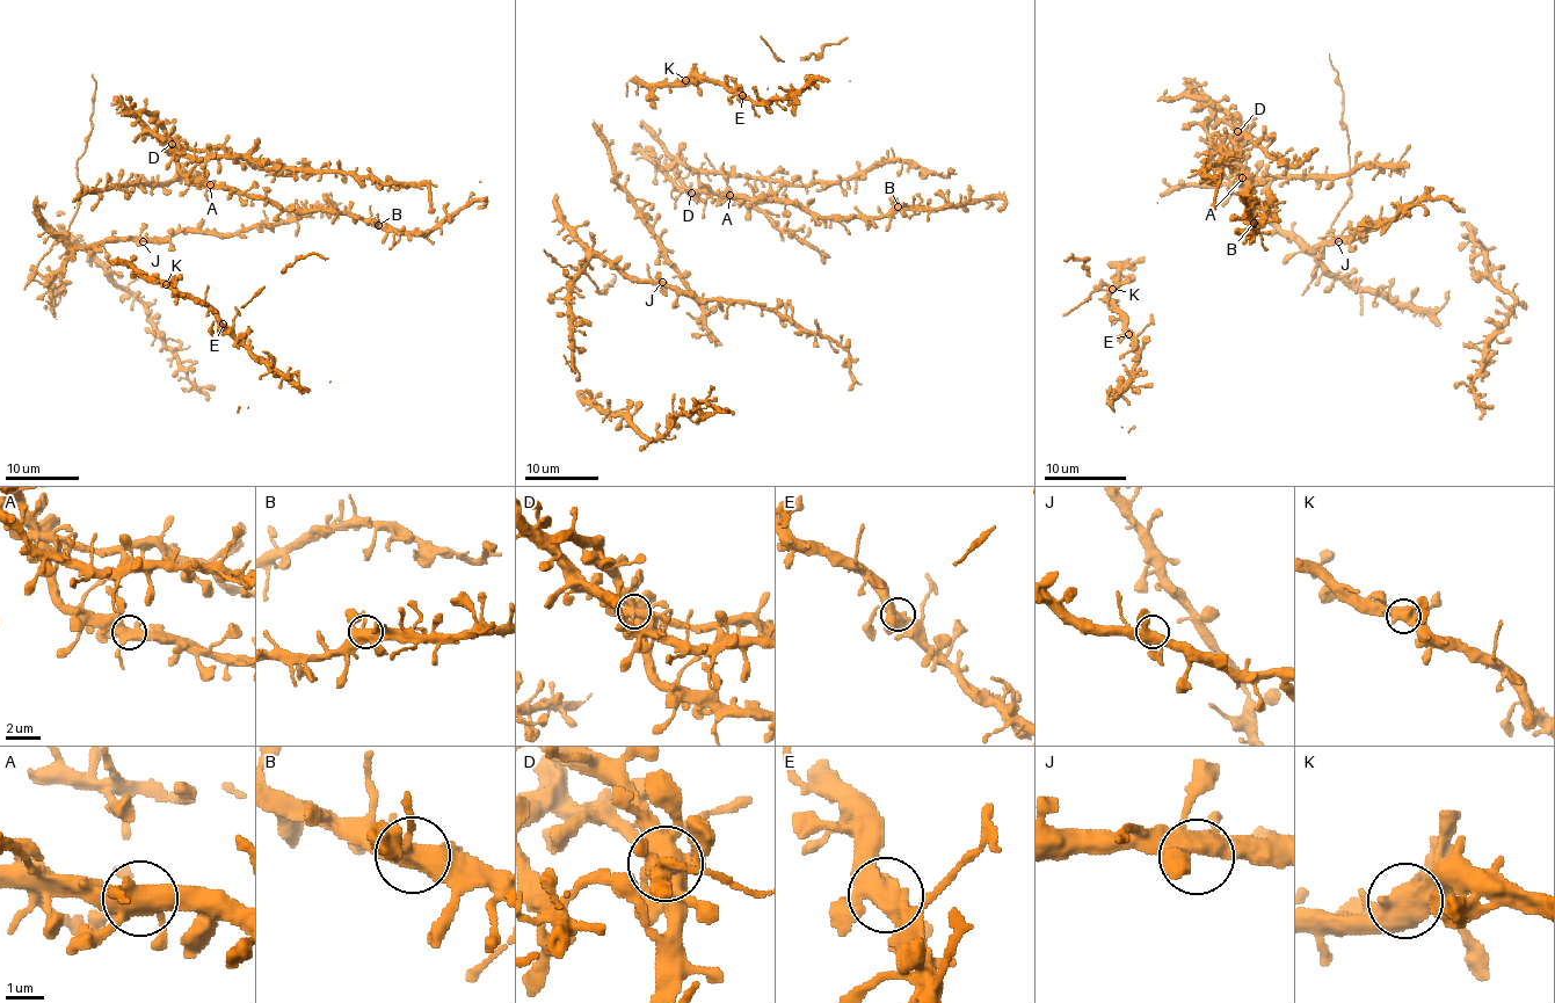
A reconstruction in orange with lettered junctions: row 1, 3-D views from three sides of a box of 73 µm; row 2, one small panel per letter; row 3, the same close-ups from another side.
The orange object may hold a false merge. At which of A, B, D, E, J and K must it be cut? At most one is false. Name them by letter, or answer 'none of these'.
none of these

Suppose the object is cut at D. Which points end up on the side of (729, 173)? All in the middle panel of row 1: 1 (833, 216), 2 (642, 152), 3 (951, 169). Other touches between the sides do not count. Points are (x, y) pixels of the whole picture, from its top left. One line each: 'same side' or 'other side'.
1: other side
2: same side
3: same side

